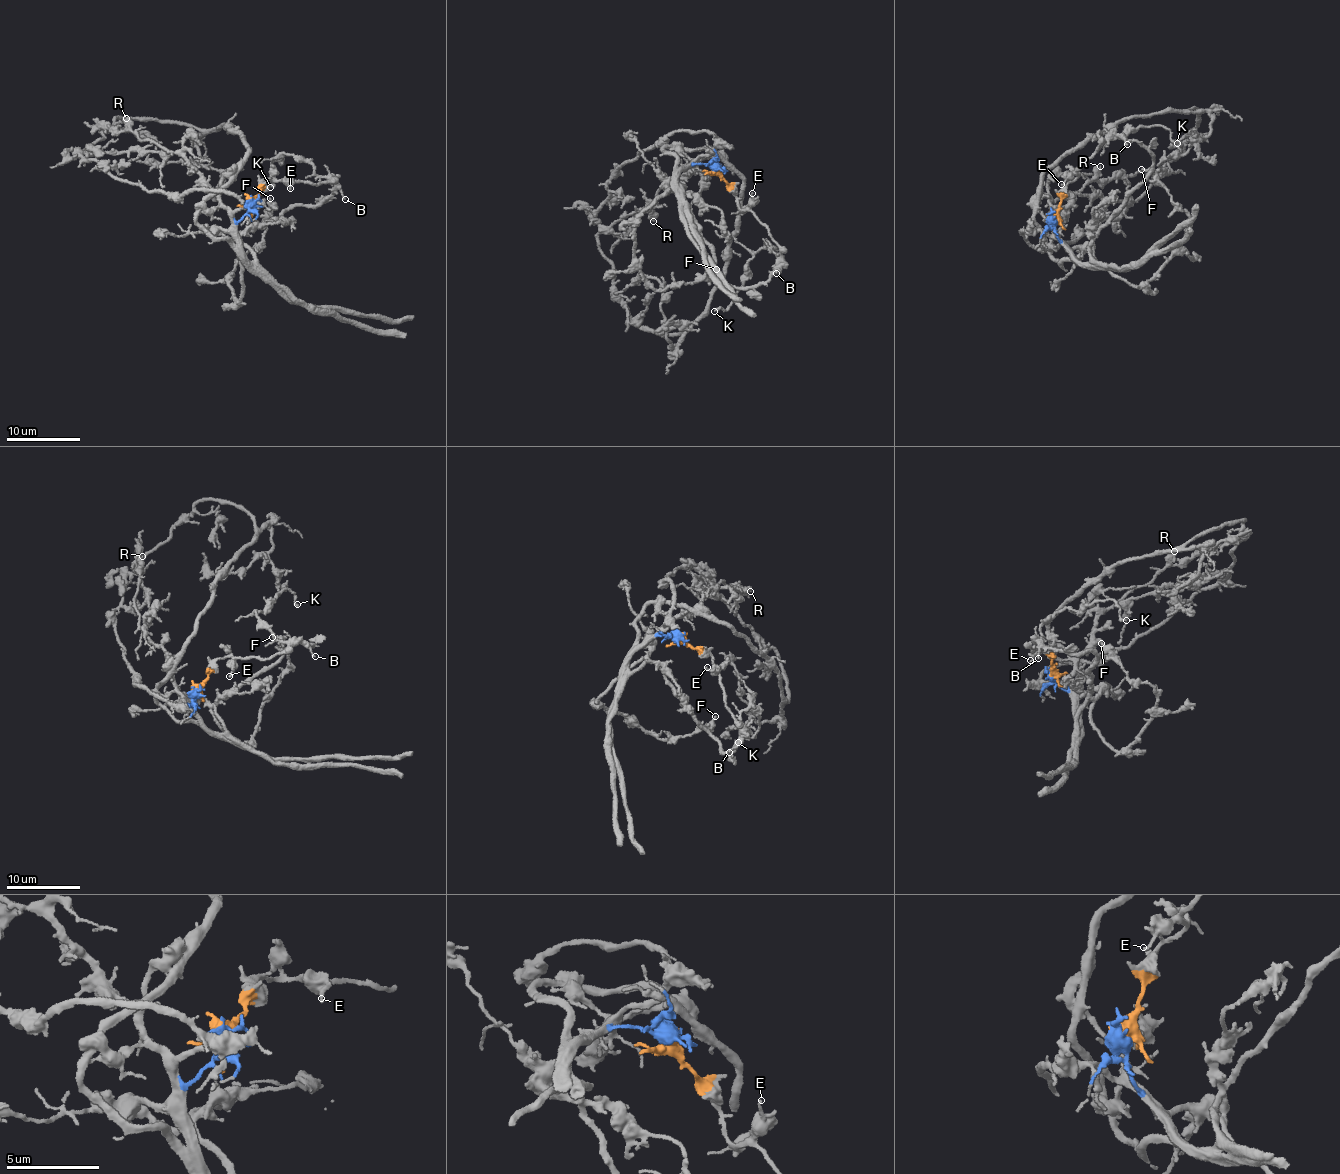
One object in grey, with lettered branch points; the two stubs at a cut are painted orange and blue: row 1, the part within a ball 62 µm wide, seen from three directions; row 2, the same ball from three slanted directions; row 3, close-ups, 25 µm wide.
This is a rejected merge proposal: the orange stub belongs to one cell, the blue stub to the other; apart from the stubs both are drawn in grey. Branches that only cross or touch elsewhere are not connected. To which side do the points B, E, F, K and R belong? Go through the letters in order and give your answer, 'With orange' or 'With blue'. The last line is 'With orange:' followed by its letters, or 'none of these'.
B: With orange
E: With orange
F: With blue
K: With orange
R: With blue
With orange: B, E, K

